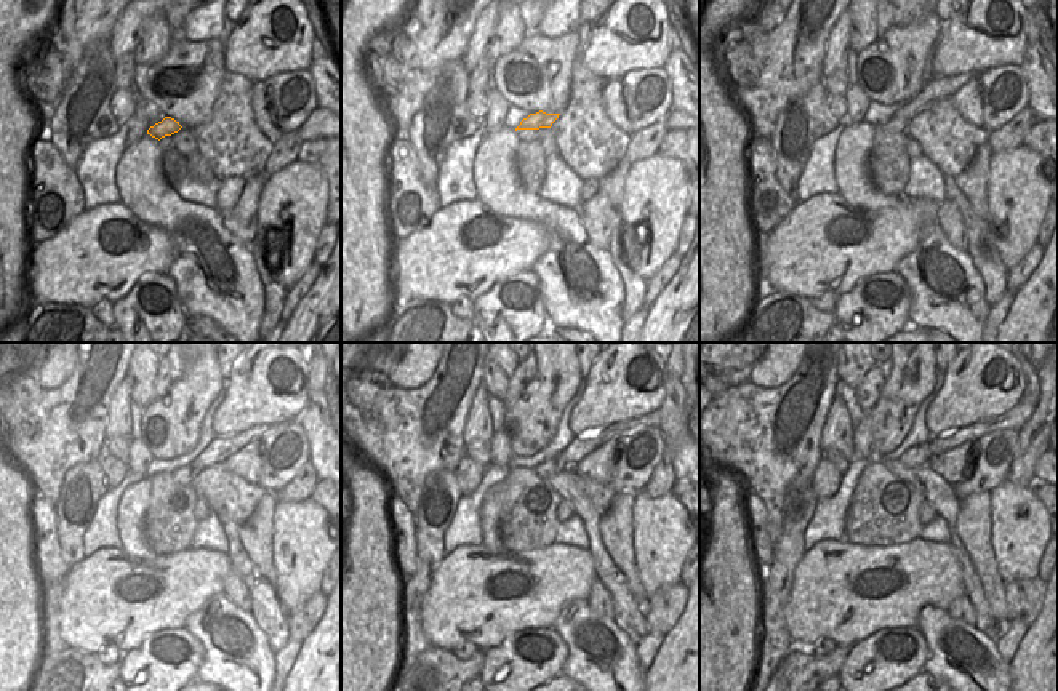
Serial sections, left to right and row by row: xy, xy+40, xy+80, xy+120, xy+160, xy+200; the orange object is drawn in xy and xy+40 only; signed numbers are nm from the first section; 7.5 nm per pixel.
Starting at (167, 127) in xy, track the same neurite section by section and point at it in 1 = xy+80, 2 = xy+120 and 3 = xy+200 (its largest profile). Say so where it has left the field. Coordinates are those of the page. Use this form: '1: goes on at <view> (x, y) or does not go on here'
1: goes on at xy+80 (938, 88)
2: goes on at xy+120 (221, 448)
3: goes on at xy+200 (1017, 416)

